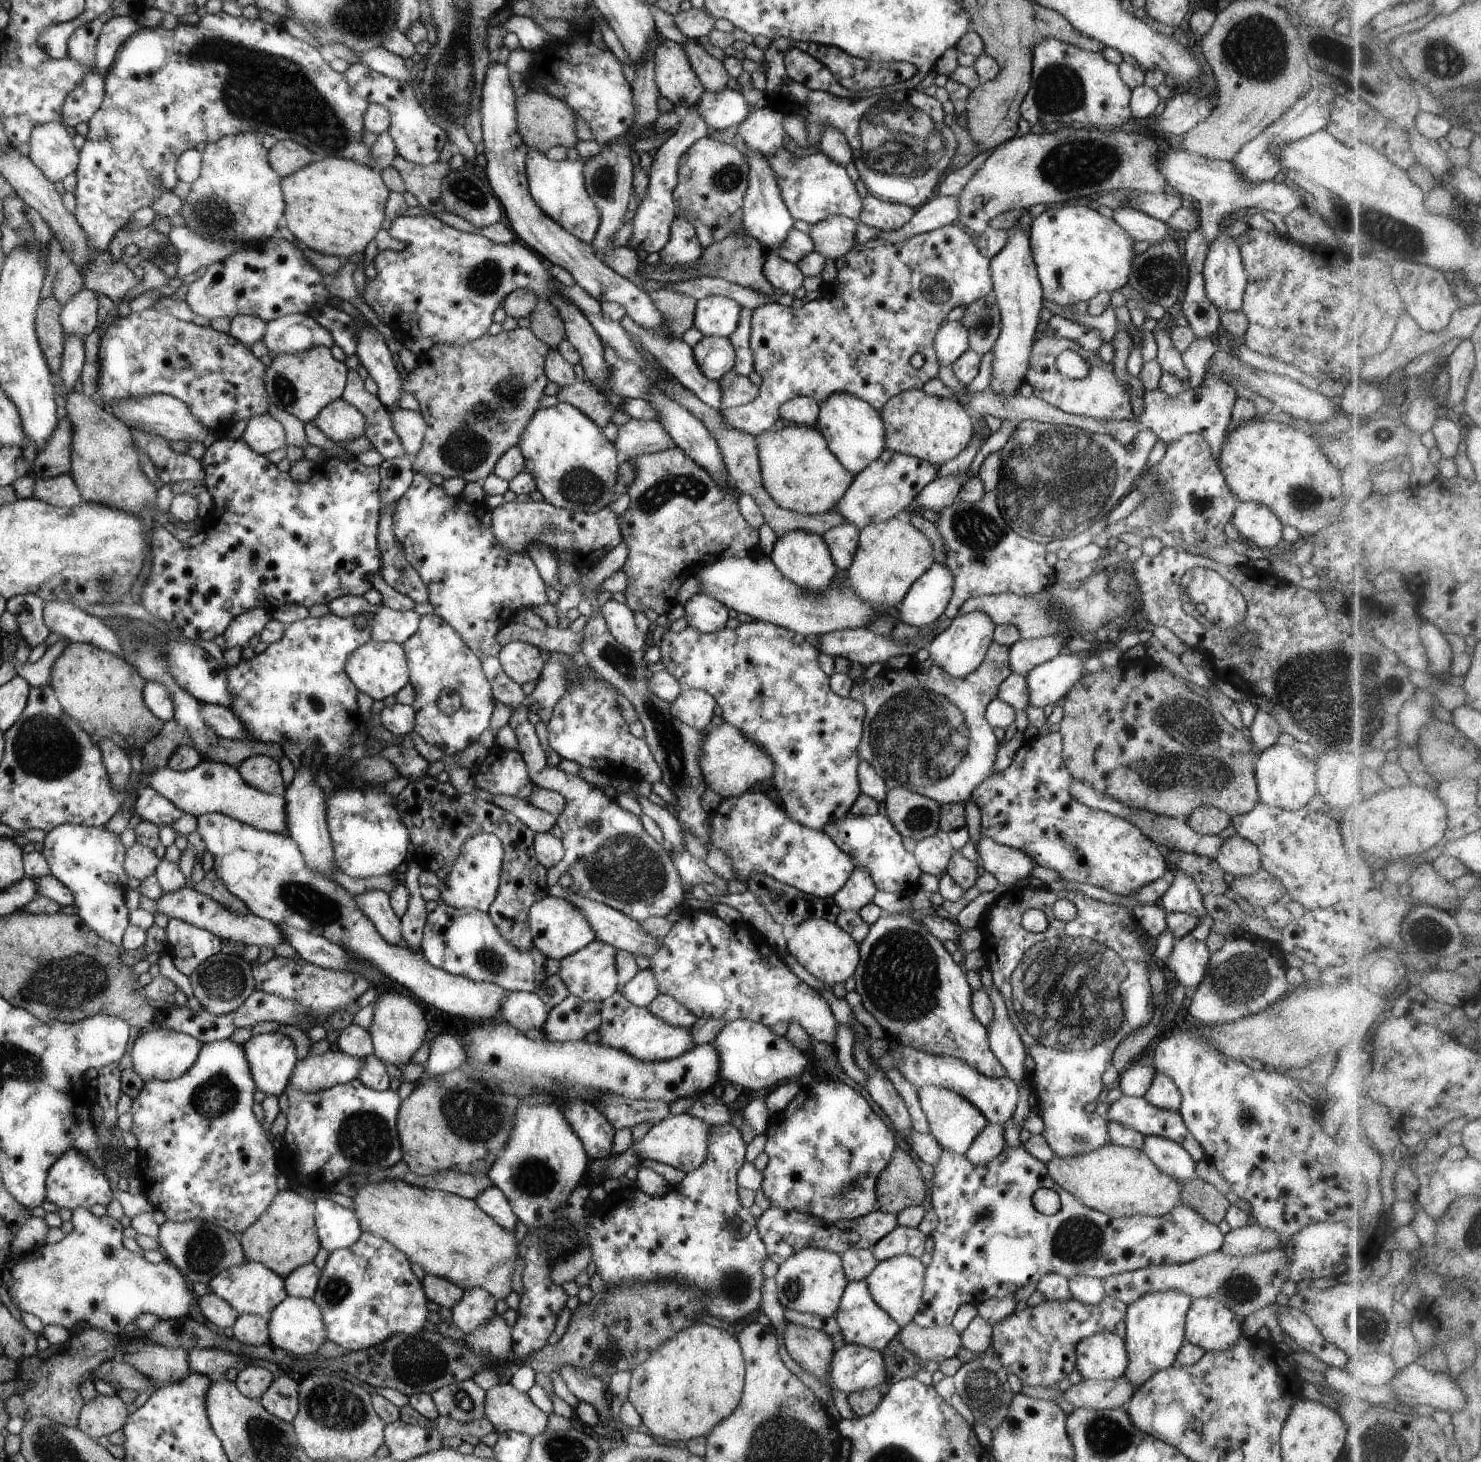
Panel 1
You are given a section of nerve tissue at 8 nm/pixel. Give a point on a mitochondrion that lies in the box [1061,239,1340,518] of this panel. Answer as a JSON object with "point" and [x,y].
{"point":[1159,276]}

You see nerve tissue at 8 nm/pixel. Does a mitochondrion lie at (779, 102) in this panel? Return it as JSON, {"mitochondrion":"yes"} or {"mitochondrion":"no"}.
{"mitochondrion":"no"}

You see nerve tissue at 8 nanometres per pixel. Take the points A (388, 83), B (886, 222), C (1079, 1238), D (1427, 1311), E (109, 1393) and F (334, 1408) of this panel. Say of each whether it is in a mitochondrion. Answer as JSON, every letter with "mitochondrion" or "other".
{"A":"other","B":"other","C":"mitochondrion","D":"other","E":"other","F":"mitochondrion"}

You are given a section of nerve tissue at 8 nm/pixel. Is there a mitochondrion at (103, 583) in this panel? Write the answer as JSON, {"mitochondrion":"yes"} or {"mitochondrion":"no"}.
{"mitochondrion":"yes"}

